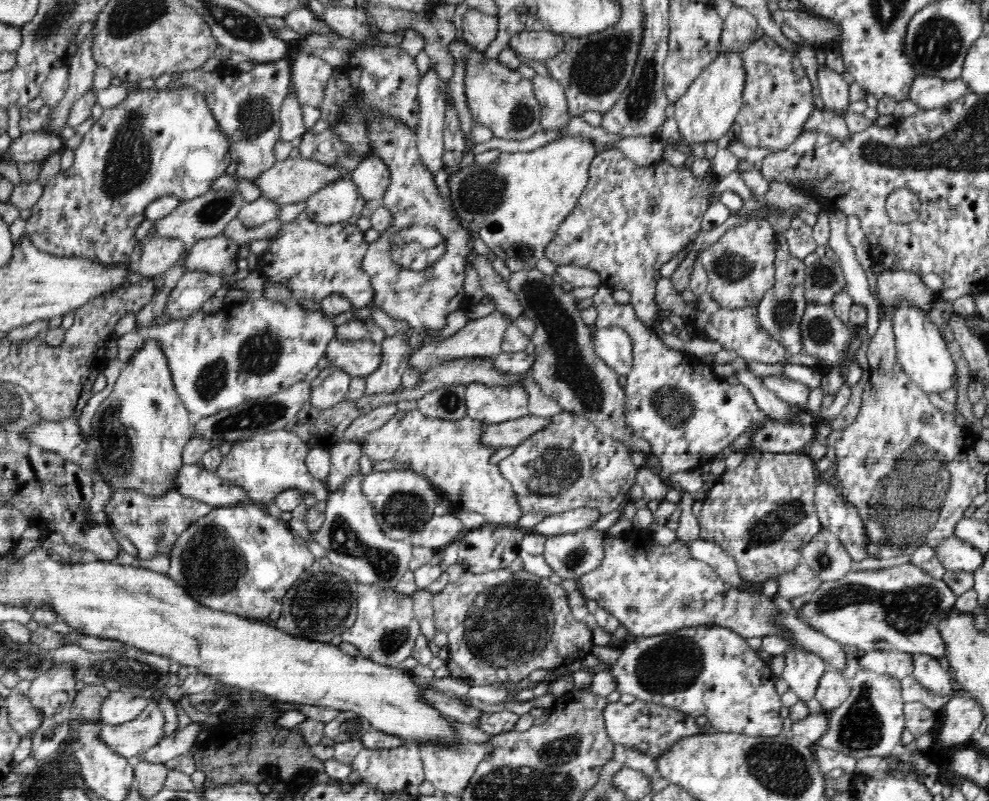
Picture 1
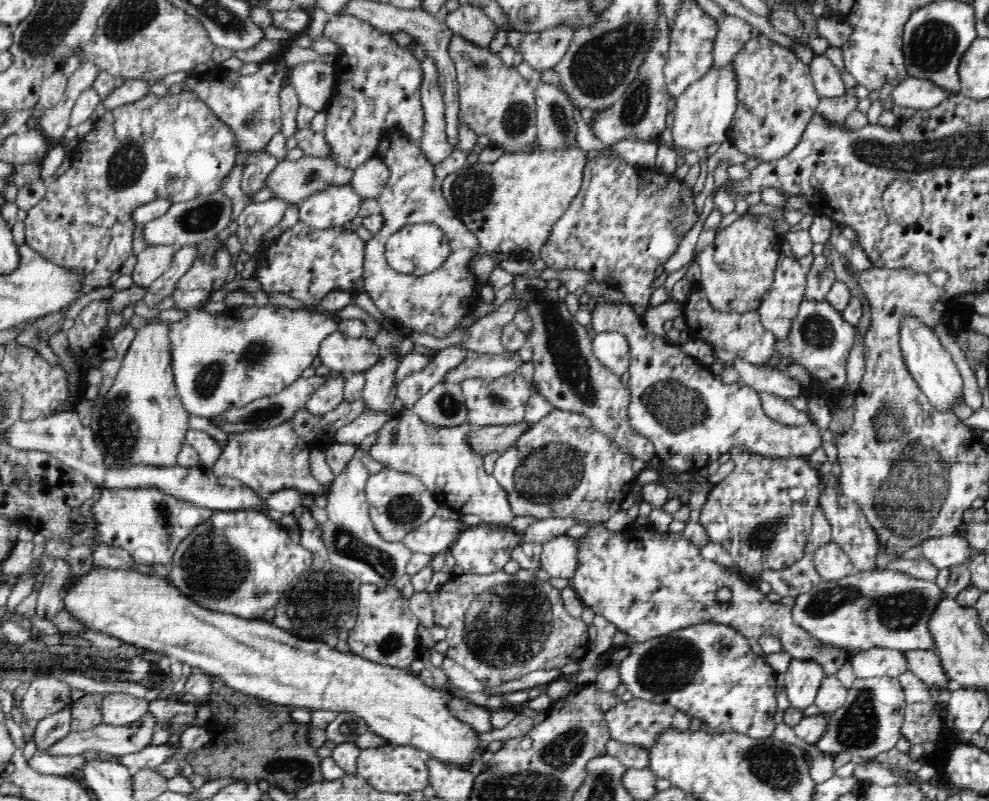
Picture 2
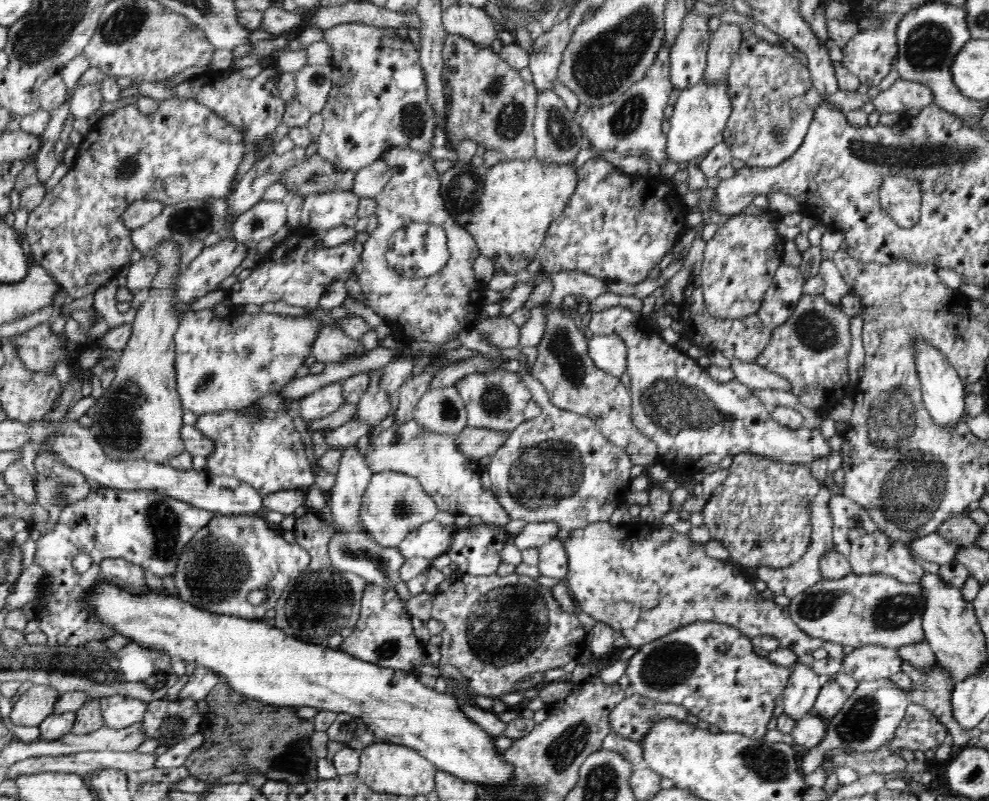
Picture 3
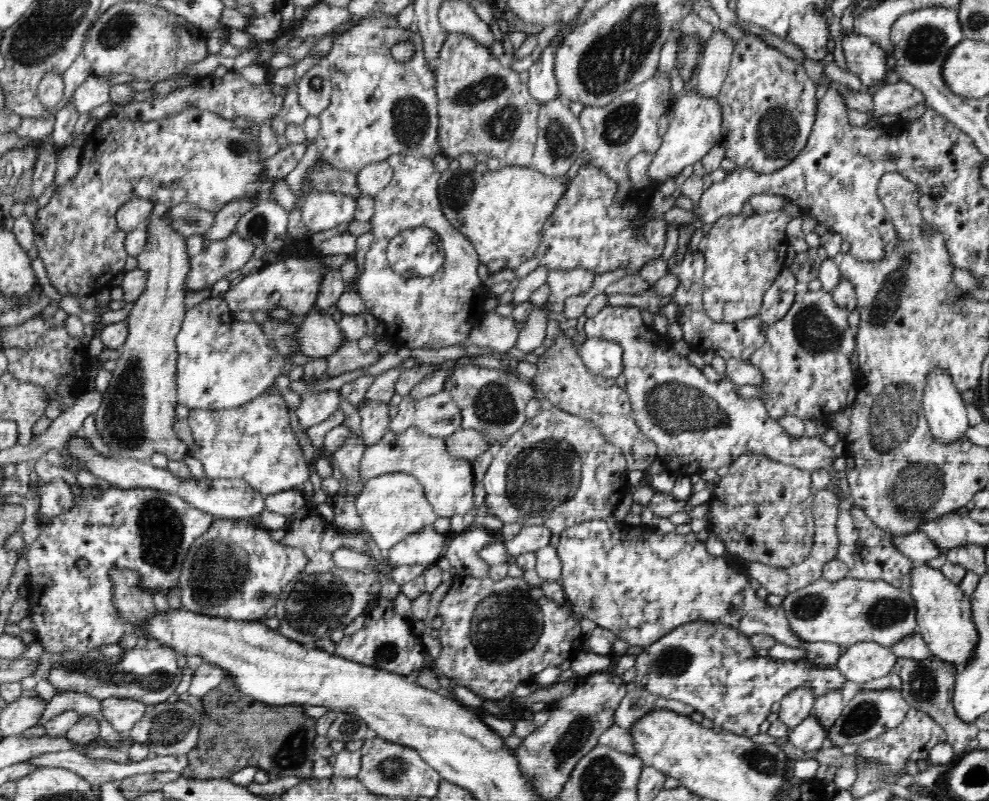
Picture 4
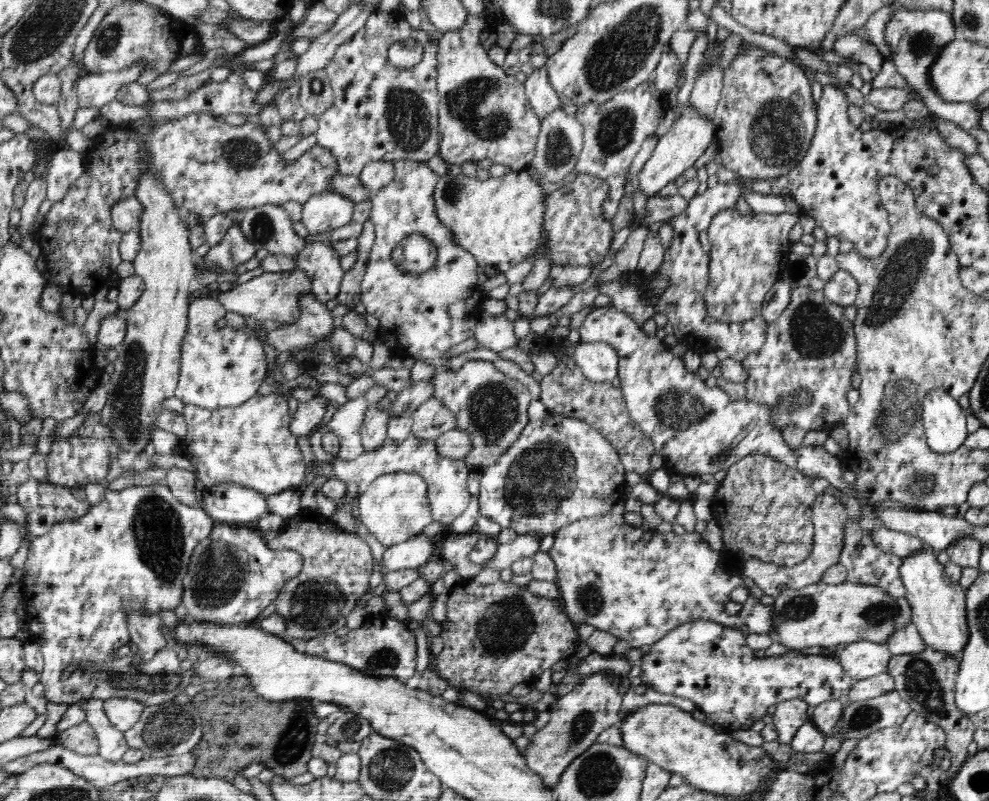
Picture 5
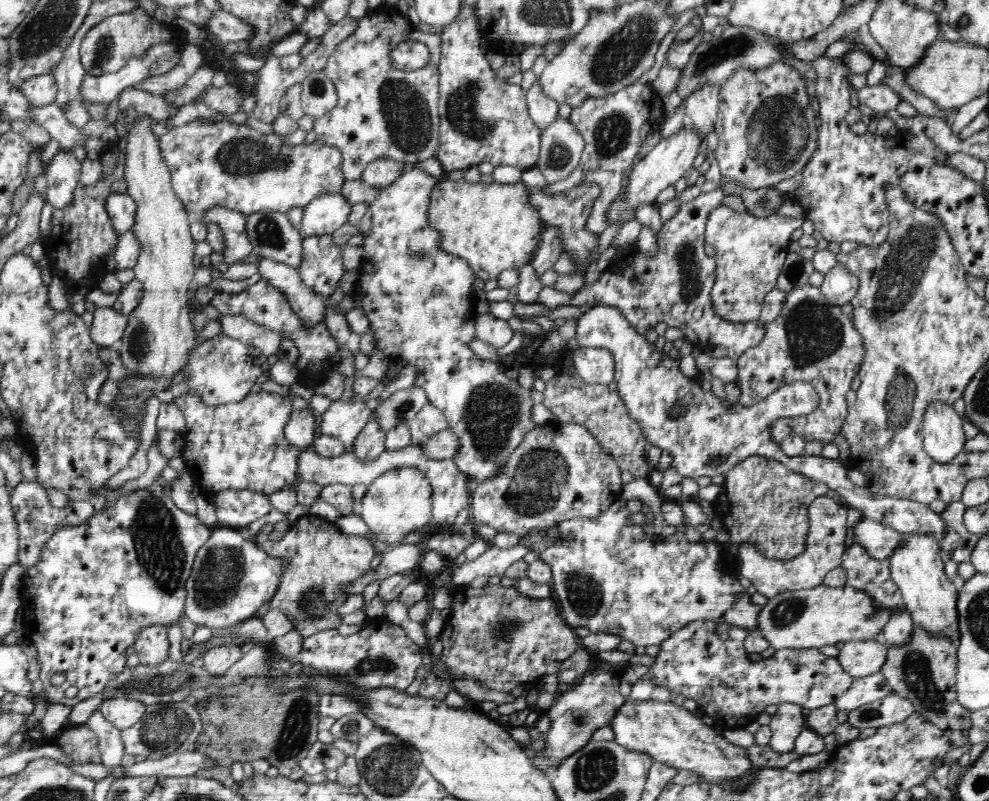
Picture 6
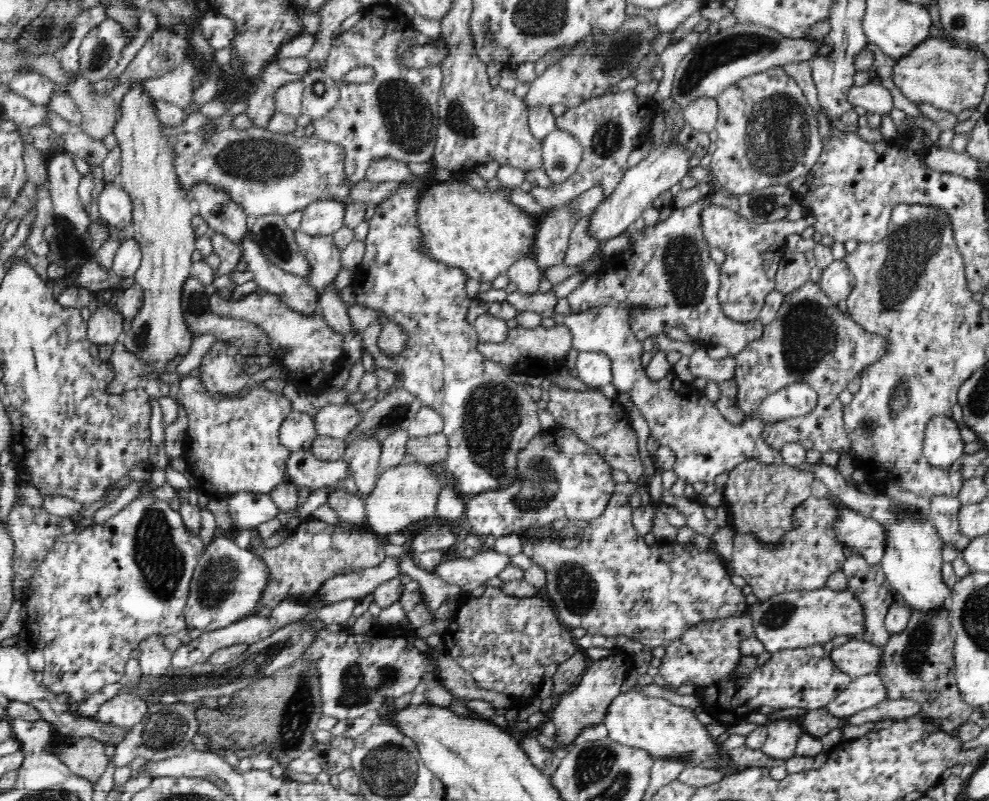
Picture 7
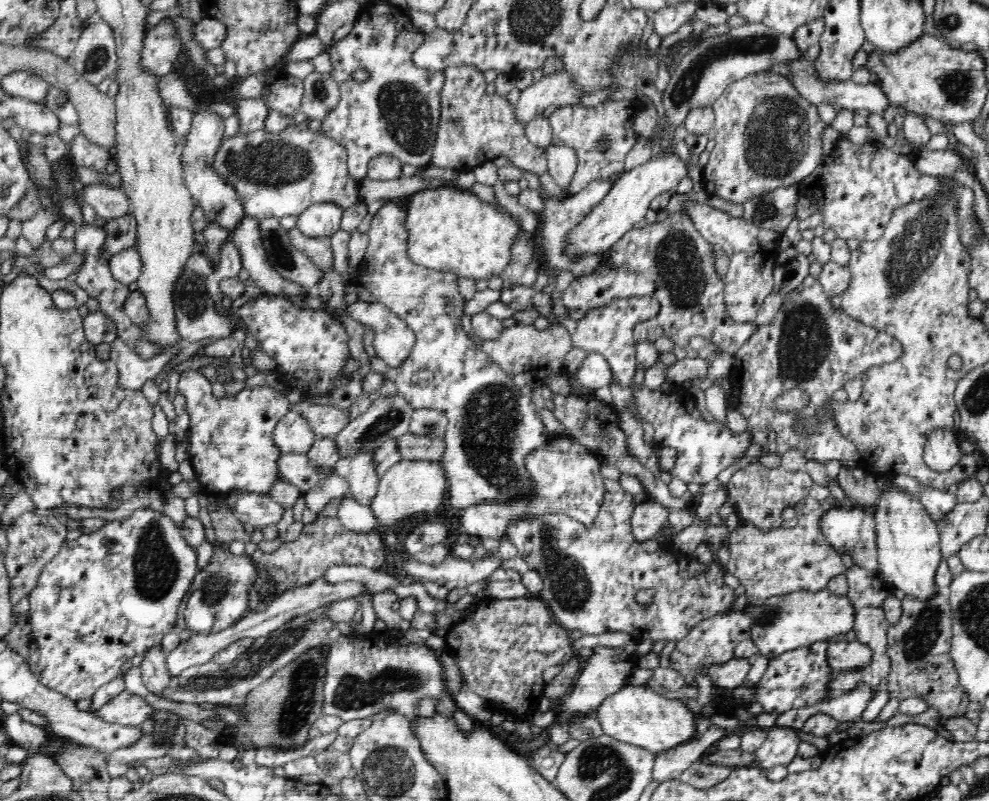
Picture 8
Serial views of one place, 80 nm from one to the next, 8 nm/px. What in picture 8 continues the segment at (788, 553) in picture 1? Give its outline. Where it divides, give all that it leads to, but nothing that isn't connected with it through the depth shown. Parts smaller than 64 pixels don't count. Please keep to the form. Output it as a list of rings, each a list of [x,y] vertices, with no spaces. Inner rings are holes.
[[[750,463],[736,471],[724,486],[728,498],[734,500],[735,510],[740,513],[741,521],[748,521],[762,531],[780,527],[783,521],[782,512],[788,507],[796,506],[809,496],[813,481],[806,470],[792,472],[784,467],[768,468],[762,463]]]

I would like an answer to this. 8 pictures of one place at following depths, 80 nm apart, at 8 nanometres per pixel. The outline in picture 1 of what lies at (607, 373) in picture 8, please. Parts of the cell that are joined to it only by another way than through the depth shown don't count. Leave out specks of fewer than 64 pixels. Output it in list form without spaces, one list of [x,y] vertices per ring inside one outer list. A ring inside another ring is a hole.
[[[619,326],[600,328],[595,332],[596,354],[619,376],[627,375],[633,365],[633,347],[629,334]]]

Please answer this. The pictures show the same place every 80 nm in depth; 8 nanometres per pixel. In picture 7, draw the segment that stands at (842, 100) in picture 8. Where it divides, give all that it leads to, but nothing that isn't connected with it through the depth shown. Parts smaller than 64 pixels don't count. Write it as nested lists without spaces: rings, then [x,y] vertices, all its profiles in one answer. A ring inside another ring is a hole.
[[[867,83],[865,86],[850,86],[848,88],[848,103],[852,108],[860,106],[869,113],[881,115],[890,114],[893,98],[890,90],[880,84]]]

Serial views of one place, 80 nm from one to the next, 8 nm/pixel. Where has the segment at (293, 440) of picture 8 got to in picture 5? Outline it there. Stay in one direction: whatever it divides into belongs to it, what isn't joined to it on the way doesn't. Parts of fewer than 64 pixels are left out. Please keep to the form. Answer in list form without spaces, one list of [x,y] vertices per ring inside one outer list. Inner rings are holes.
[[[317,394],[306,402],[299,402],[293,419],[289,422],[289,431],[293,437],[297,439],[311,435],[312,429],[324,418],[326,406],[330,401]]]

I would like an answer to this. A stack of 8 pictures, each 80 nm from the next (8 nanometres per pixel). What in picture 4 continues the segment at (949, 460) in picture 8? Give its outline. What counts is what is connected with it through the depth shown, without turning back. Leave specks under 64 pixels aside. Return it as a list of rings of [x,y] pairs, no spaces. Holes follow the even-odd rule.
[[[934,366],[928,372],[923,390],[923,407],[930,427],[930,434],[940,444],[950,444],[962,438],[969,426],[966,405],[952,377]]]

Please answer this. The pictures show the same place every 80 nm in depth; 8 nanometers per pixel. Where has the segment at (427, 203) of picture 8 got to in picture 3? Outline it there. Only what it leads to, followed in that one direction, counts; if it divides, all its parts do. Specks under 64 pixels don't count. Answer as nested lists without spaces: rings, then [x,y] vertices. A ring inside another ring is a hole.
[[[534,156],[529,160],[502,159],[491,167],[484,164],[456,164],[439,176],[442,199],[446,211],[474,237],[479,253],[490,258],[495,270],[514,275],[520,270],[526,270],[526,266],[535,259],[537,250],[545,239],[548,225],[564,212],[570,196],[574,194],[577,171],[573,163],[574,158],[571,157],[568,164],[543,164]]]

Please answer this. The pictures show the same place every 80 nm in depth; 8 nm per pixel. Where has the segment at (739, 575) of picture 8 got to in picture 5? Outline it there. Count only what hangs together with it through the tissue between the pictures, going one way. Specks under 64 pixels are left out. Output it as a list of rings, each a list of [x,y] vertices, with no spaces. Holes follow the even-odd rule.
[[[822,492],[822,494],[817,495],[812,506],[815,534],[810,556],[806,560],[802,560],[800,564],[792,567],[770,565],[754,556],[747,557],[744,558],[744,576],[751,578],[754,584],[764,591],[764,595],[774,598],[780,596],[784,590],[801,590],[806,586],[820,583],[826,570],[839,562],[844,547],[844,524],[846,524],[847,519],[848,513],[846,513],[844,504],[840,503],[834,496]]]

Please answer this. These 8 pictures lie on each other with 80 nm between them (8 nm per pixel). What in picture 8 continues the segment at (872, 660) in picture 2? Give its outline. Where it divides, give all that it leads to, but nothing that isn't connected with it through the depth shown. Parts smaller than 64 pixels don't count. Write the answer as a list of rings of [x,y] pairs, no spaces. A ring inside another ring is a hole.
[[[849,638],[835,639],[828,645],[826,651],[827,661],[834,672],[861,670],[865,672],[872,658],[872,651],[864,643]]]

